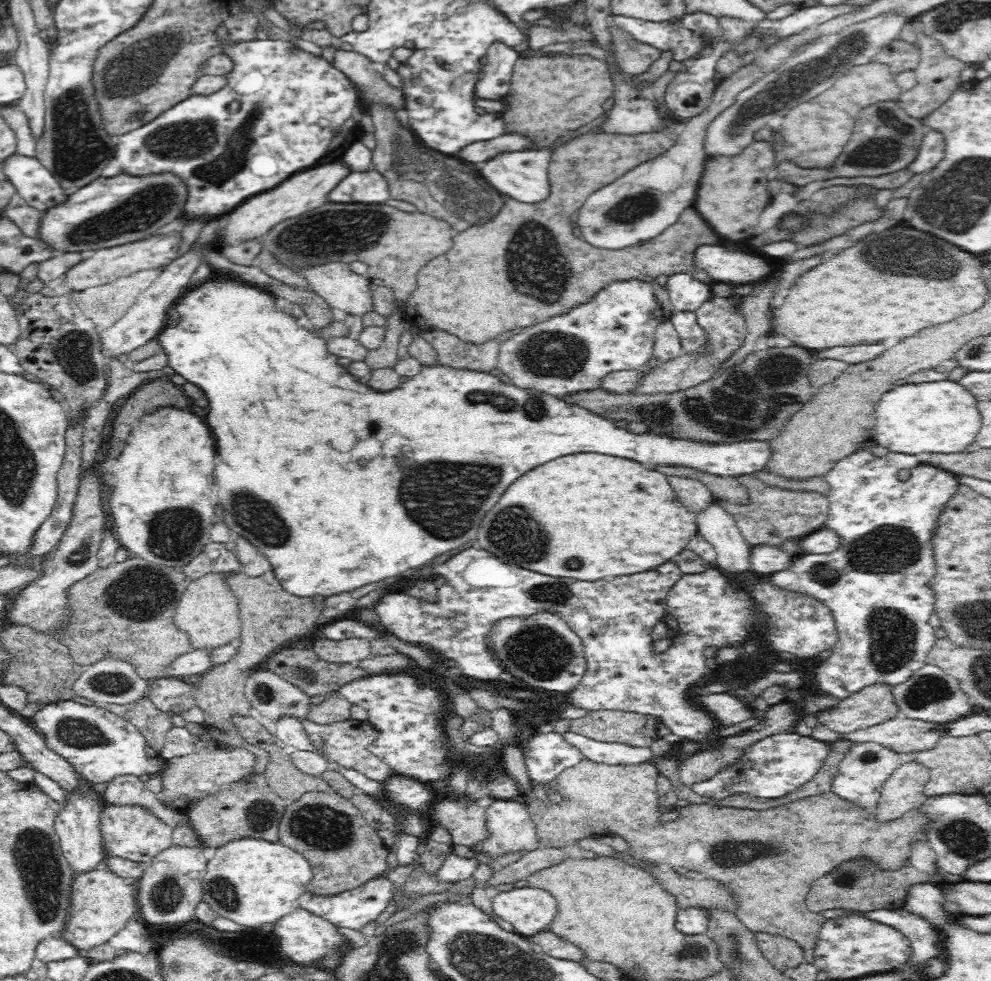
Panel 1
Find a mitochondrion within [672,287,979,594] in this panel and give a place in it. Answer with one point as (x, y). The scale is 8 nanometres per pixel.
(890, 548)

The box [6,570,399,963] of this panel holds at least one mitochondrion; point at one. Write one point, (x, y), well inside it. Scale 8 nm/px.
(34, 850)

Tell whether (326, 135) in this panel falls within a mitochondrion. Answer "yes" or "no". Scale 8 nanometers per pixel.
no

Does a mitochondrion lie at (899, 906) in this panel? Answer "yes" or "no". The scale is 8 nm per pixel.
no

